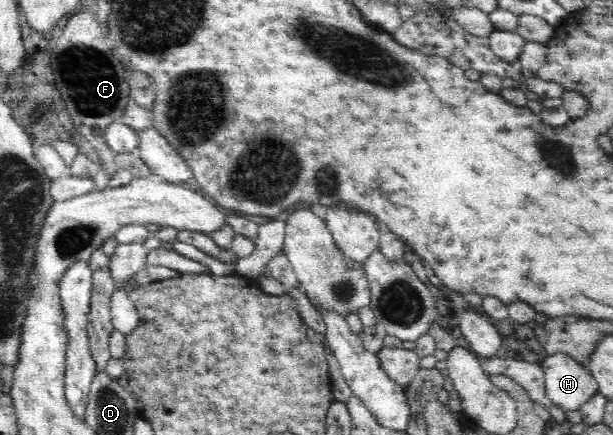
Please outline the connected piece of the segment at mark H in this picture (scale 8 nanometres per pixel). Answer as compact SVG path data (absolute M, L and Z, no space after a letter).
M565 353L542 358L547 397L562 409L579 410L597 392L597 380L583 363Z

